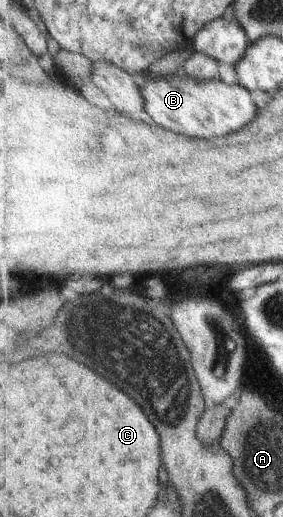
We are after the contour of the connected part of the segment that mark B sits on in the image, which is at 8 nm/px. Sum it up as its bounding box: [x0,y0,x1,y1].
[139,70,258,138]

